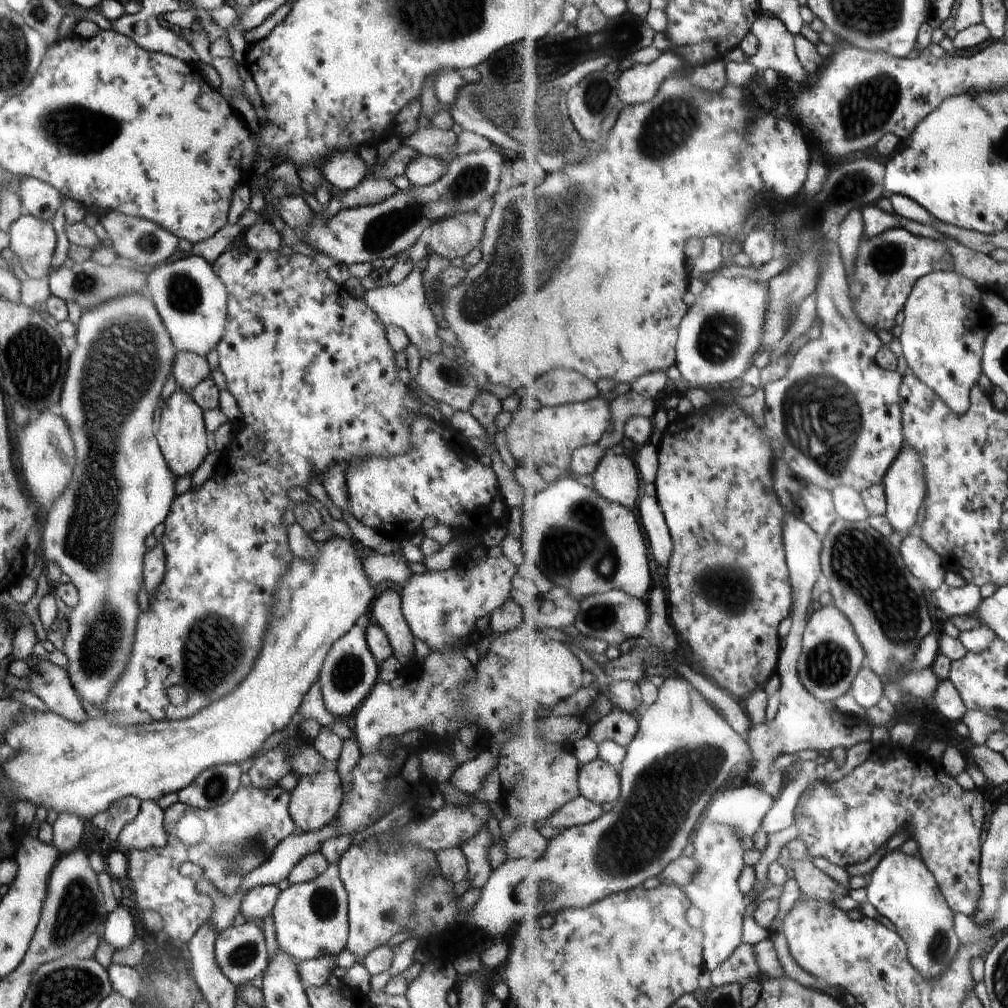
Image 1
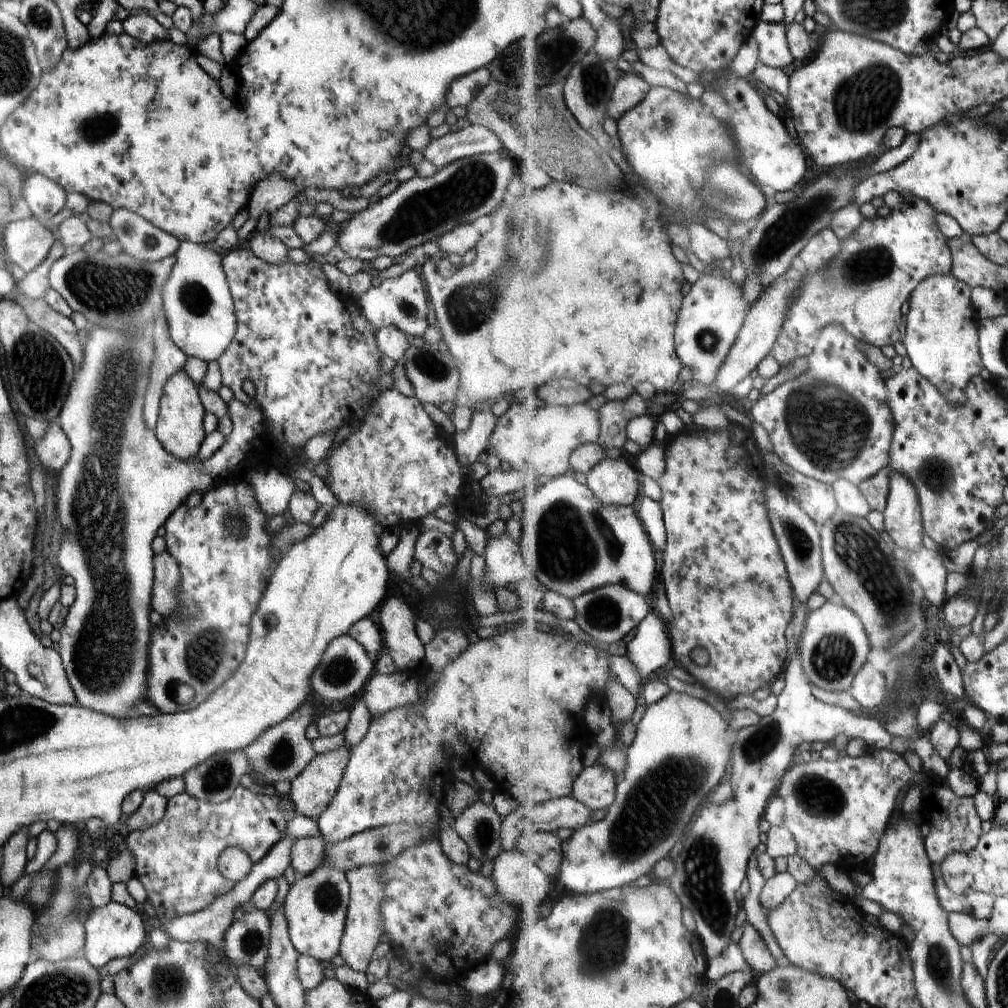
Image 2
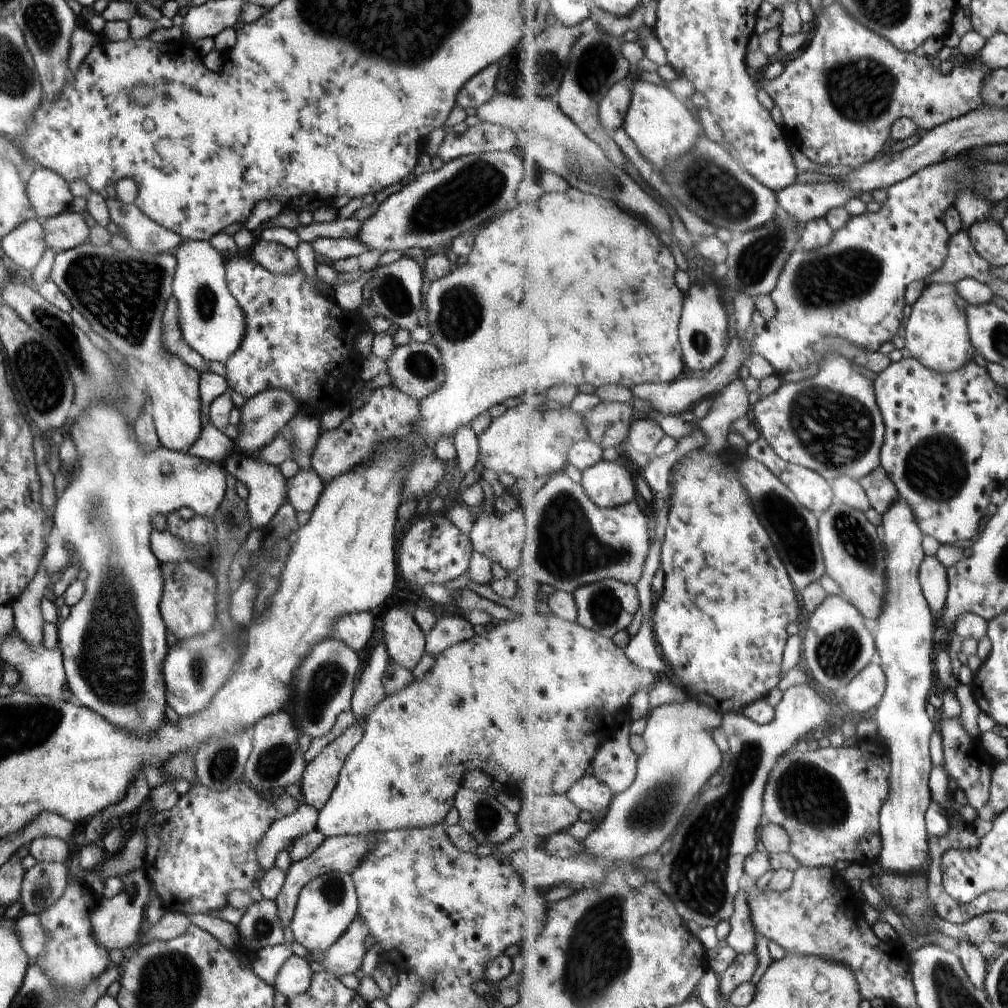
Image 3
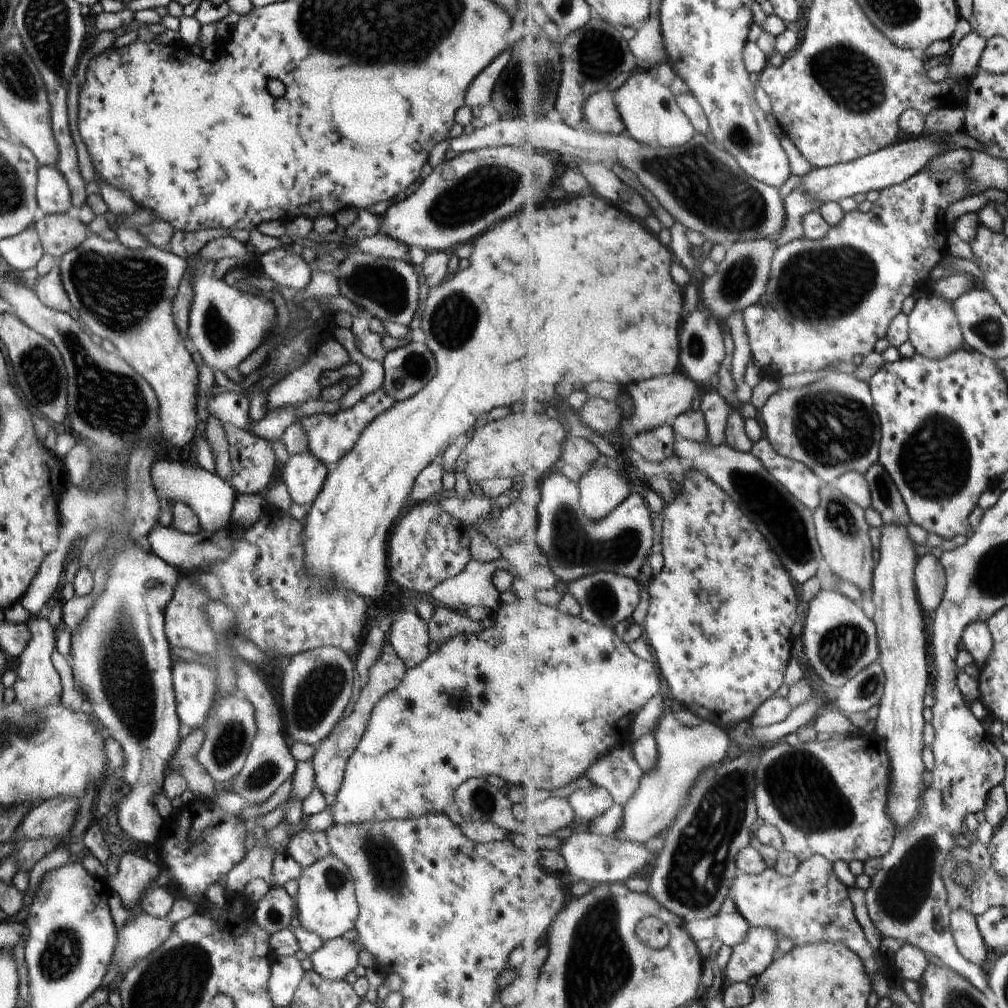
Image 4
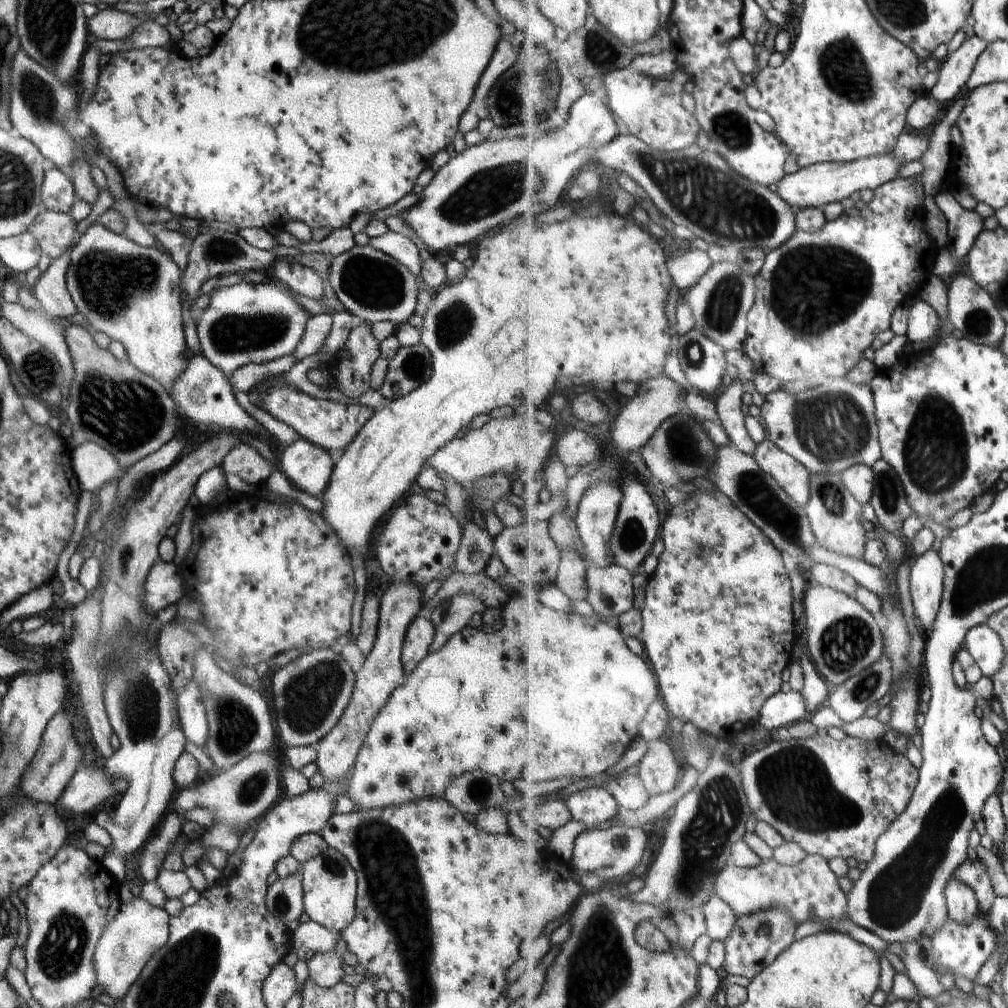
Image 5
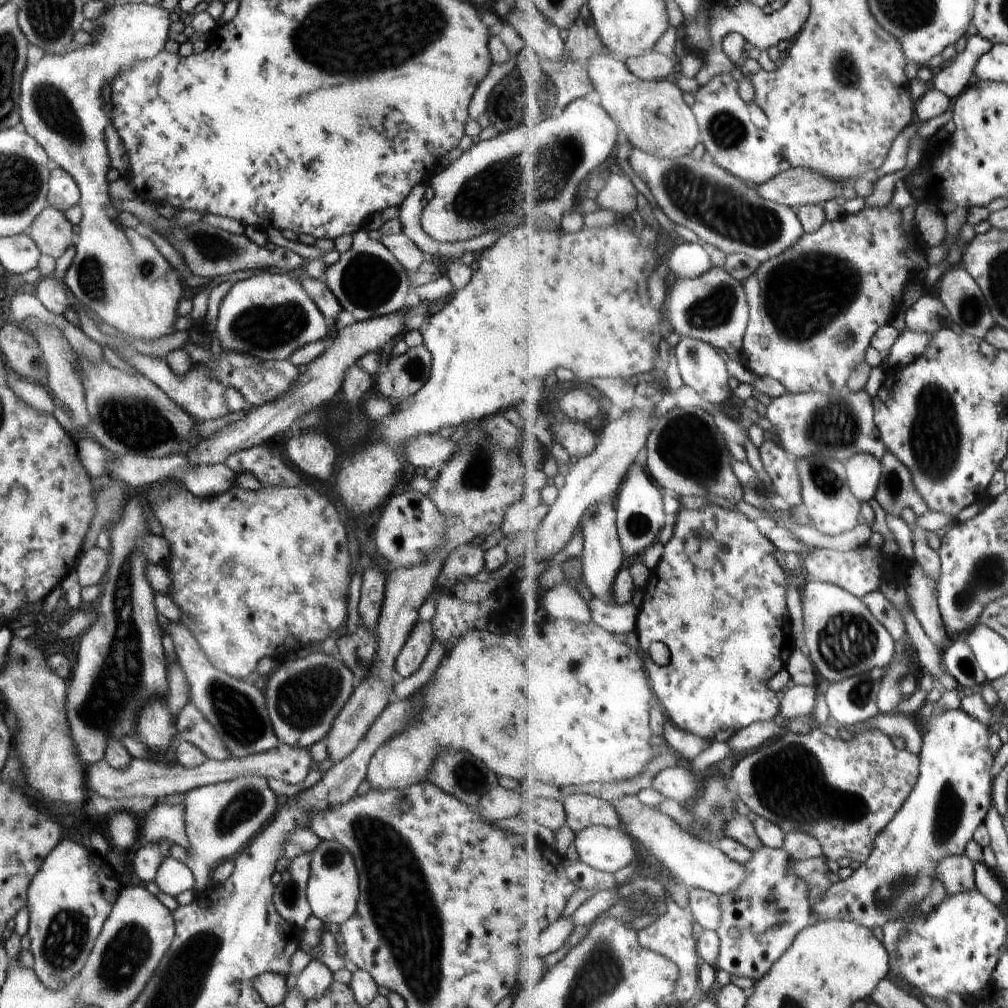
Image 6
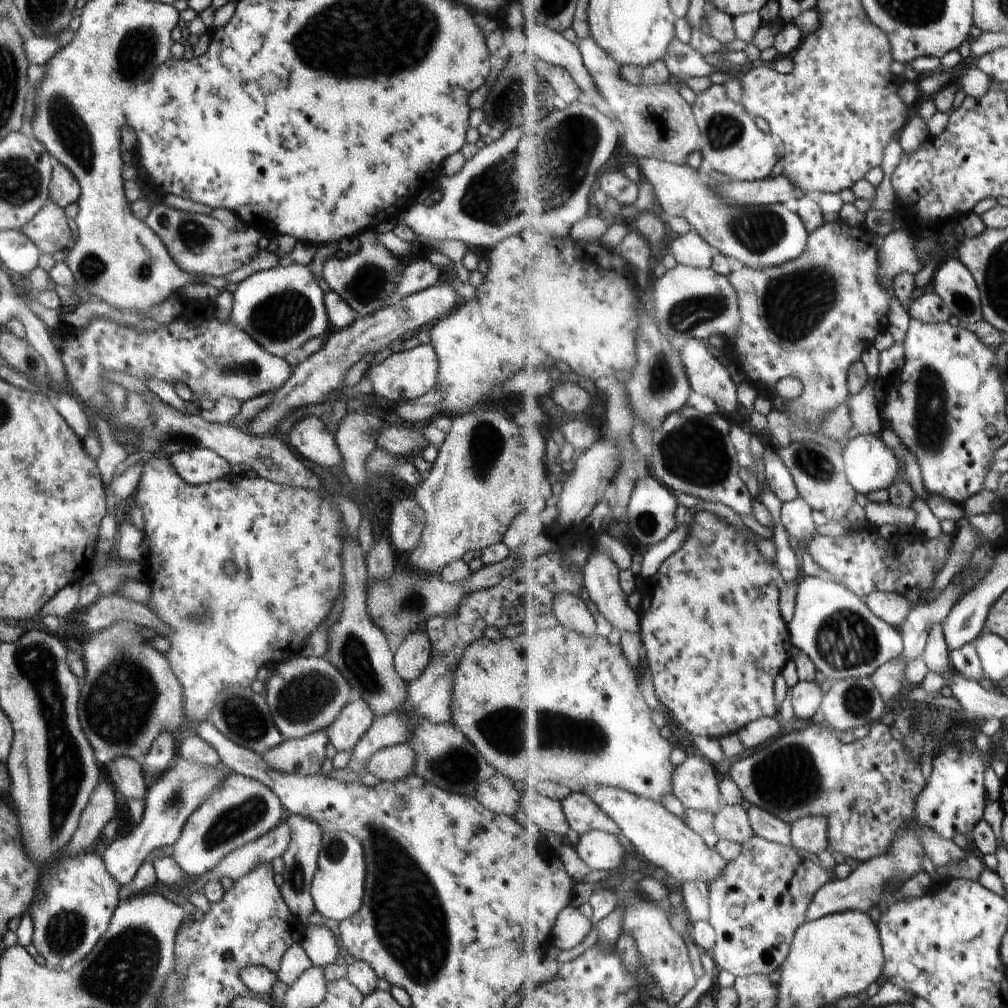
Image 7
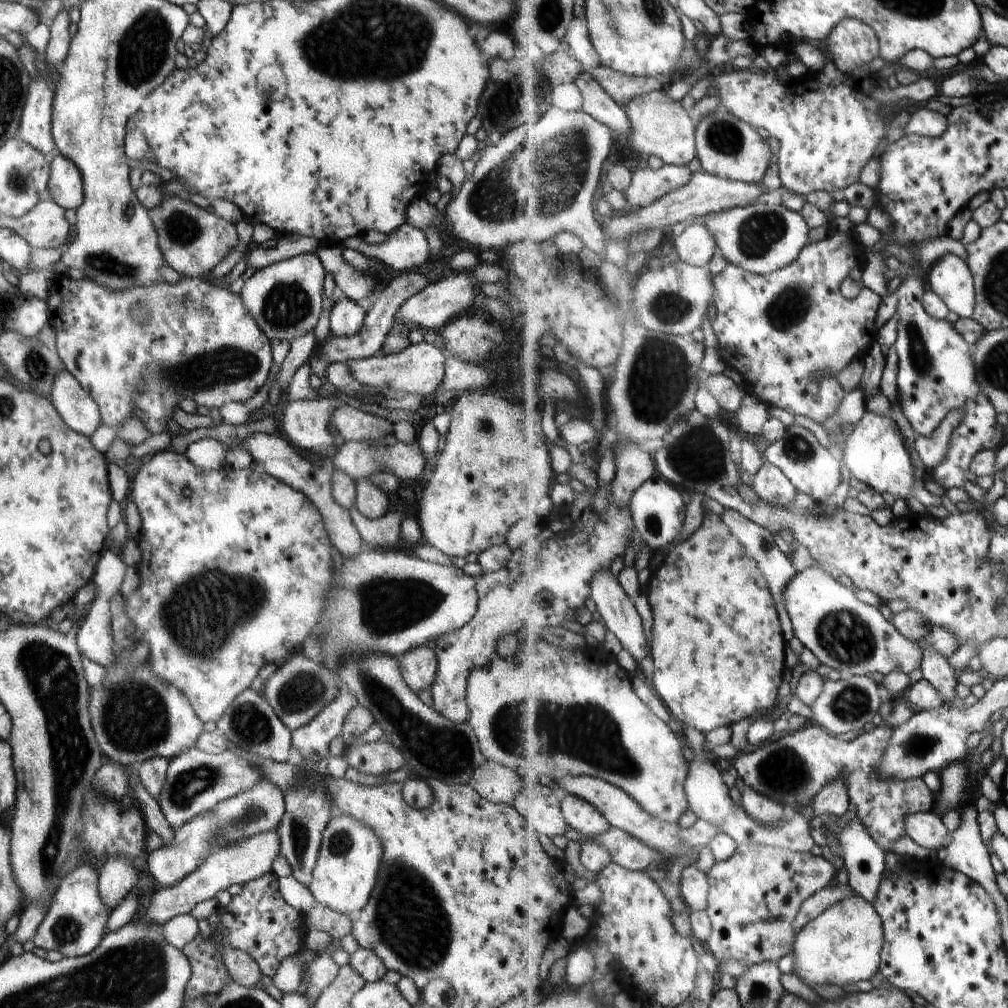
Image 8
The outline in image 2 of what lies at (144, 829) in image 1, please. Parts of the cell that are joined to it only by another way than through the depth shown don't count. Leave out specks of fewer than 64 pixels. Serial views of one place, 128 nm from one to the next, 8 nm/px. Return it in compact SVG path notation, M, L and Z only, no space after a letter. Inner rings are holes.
M156 791L146 792L142 804L138 810L130 816L124 817L124 824L128 827L128 834L152 826L160 822L166 812L167 800L162 798Z

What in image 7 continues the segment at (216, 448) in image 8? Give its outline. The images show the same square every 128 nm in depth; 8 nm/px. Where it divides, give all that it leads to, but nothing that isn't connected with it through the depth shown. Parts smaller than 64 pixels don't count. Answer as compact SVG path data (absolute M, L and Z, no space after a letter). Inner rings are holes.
M192 448L168 457L172 468L188 484L202 486L233 474L229 462L209 448Z

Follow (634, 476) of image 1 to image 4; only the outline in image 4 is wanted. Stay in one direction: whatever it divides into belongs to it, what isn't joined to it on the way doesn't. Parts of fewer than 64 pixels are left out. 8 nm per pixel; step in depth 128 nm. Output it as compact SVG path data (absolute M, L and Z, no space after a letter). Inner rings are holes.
M608 464L592 468L579 482L581 506L592 520L610 516L633 496L628 478L622 478L619 468Z

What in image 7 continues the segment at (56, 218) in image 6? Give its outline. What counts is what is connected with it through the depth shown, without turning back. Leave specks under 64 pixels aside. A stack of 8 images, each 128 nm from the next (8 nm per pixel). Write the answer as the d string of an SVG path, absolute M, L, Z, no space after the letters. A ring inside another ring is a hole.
M49 200L28 224L20 228L42 254L53 255L68 249L72 232L63 208Z

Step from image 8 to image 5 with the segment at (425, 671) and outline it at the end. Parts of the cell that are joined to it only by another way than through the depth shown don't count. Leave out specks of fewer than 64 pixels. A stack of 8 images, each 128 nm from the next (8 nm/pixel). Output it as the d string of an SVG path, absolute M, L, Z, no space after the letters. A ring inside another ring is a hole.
M419 614L408 624L402 642L401 664L406 675L413 674L418 662L428 654L436 634L435 626L426 614Z

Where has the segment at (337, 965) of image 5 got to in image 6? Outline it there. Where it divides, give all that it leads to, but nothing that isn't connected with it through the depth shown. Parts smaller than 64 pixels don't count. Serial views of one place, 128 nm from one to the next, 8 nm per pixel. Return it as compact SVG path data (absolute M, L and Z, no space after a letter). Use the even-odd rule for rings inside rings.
M312 958L308 966L292 981L298 990L298 996L306 1003L312 998L322 998L322 994L326 994L334 982L332 973L327 965Z

